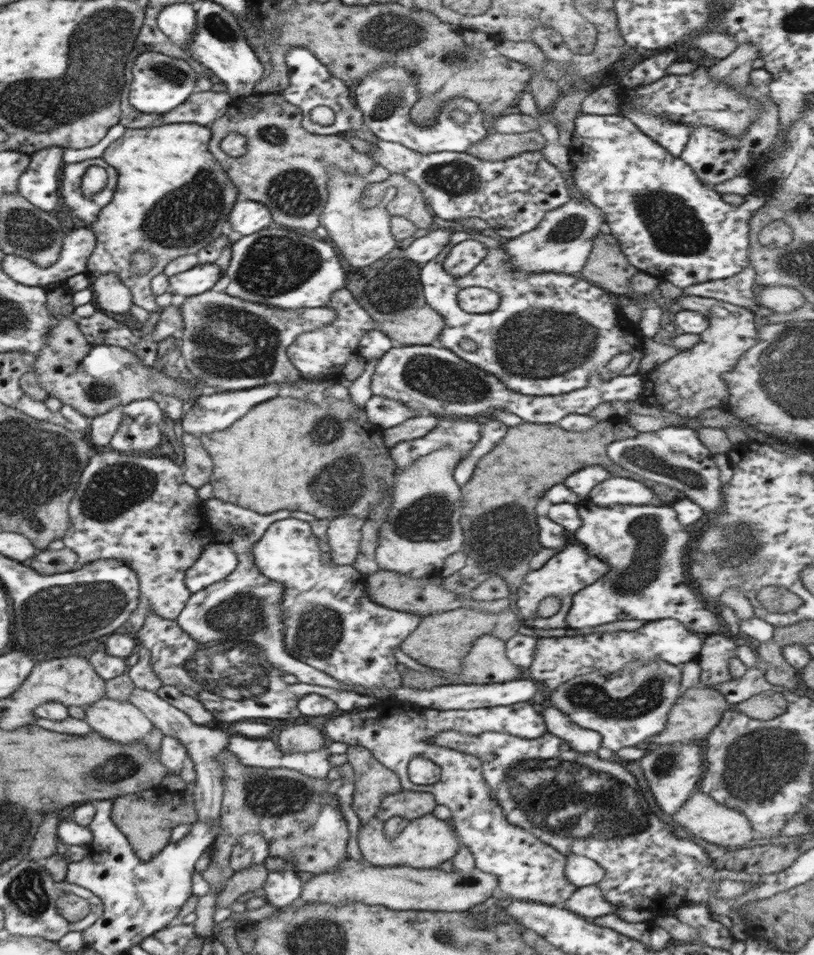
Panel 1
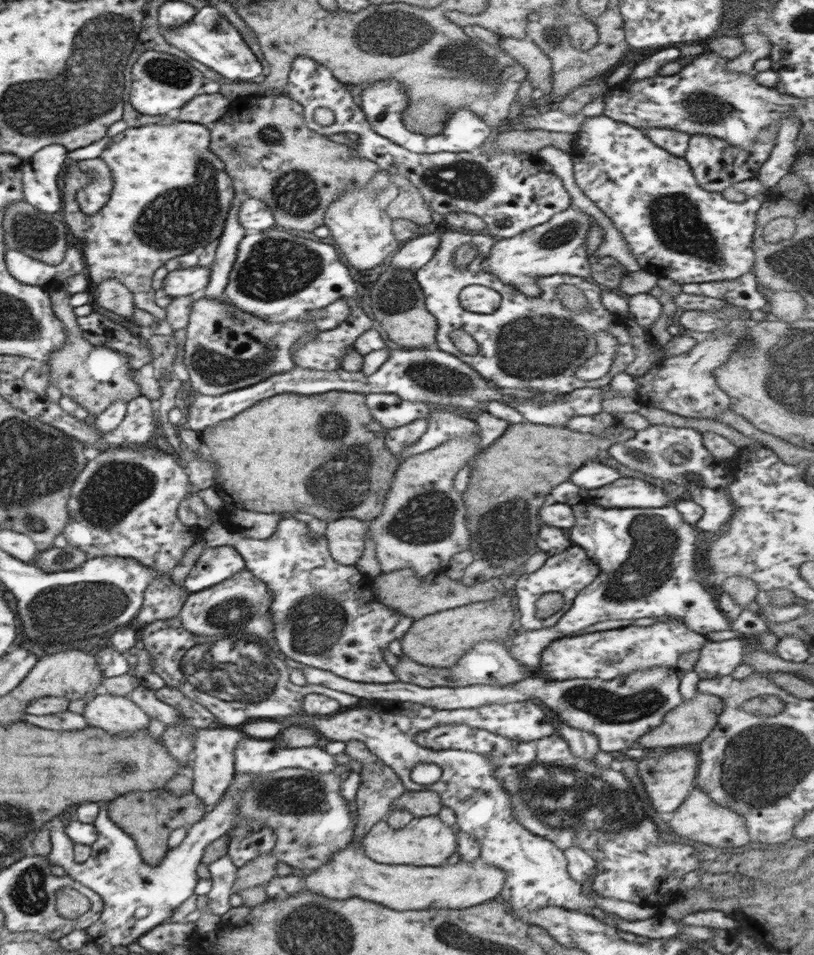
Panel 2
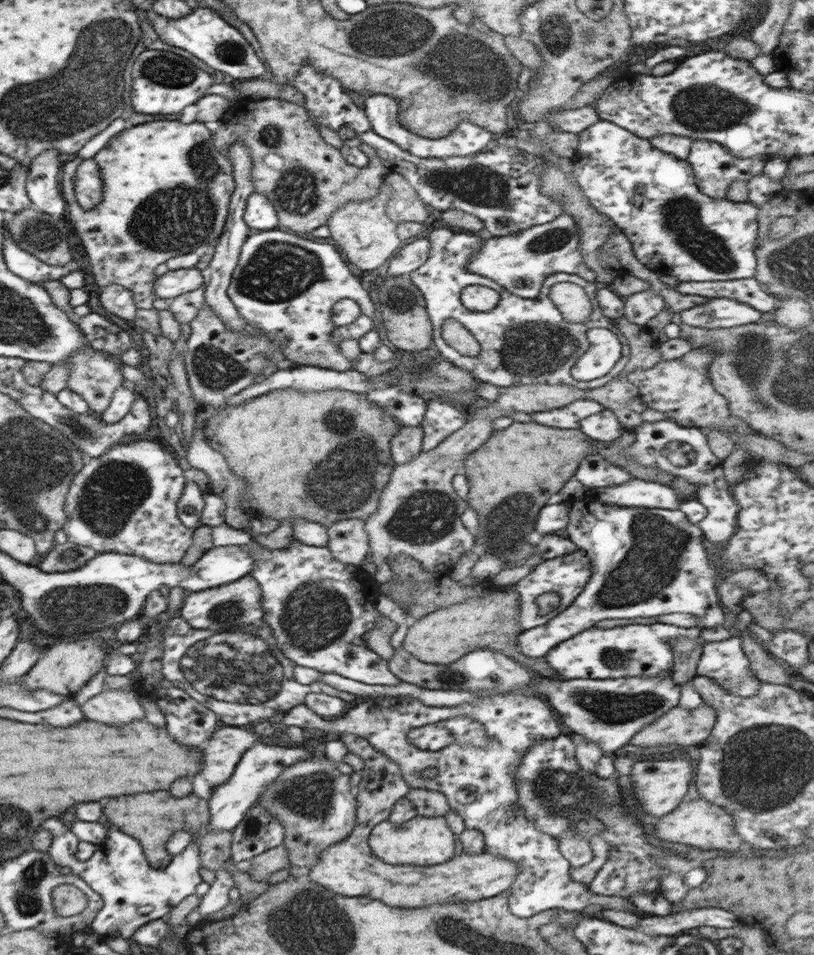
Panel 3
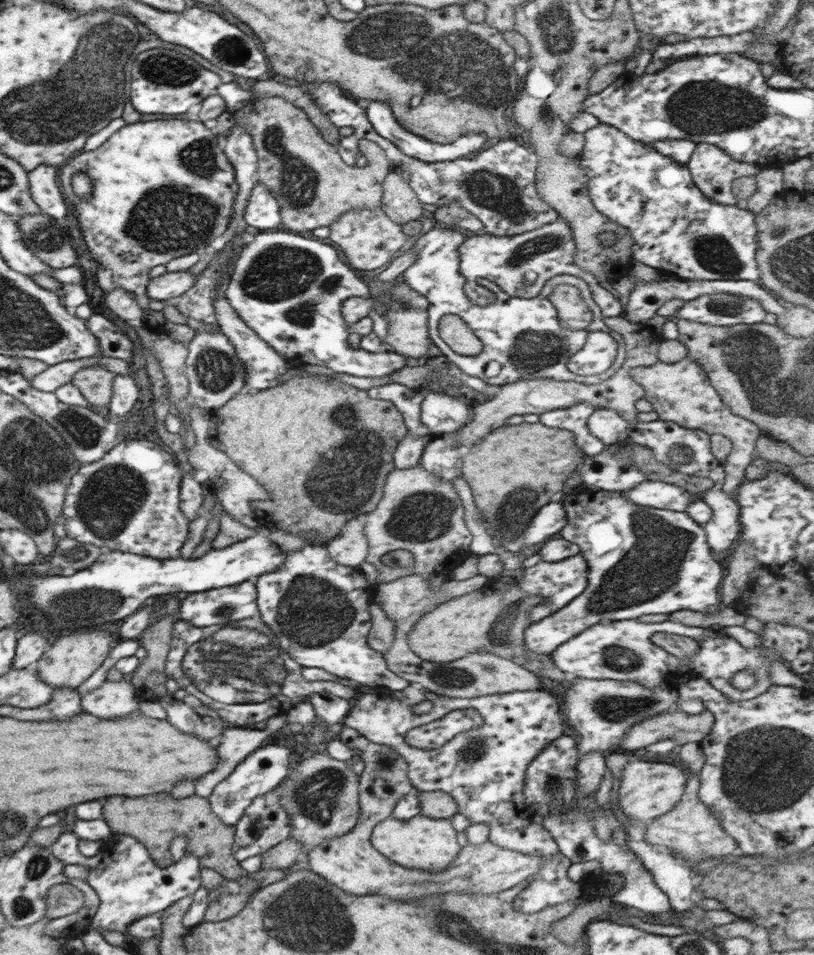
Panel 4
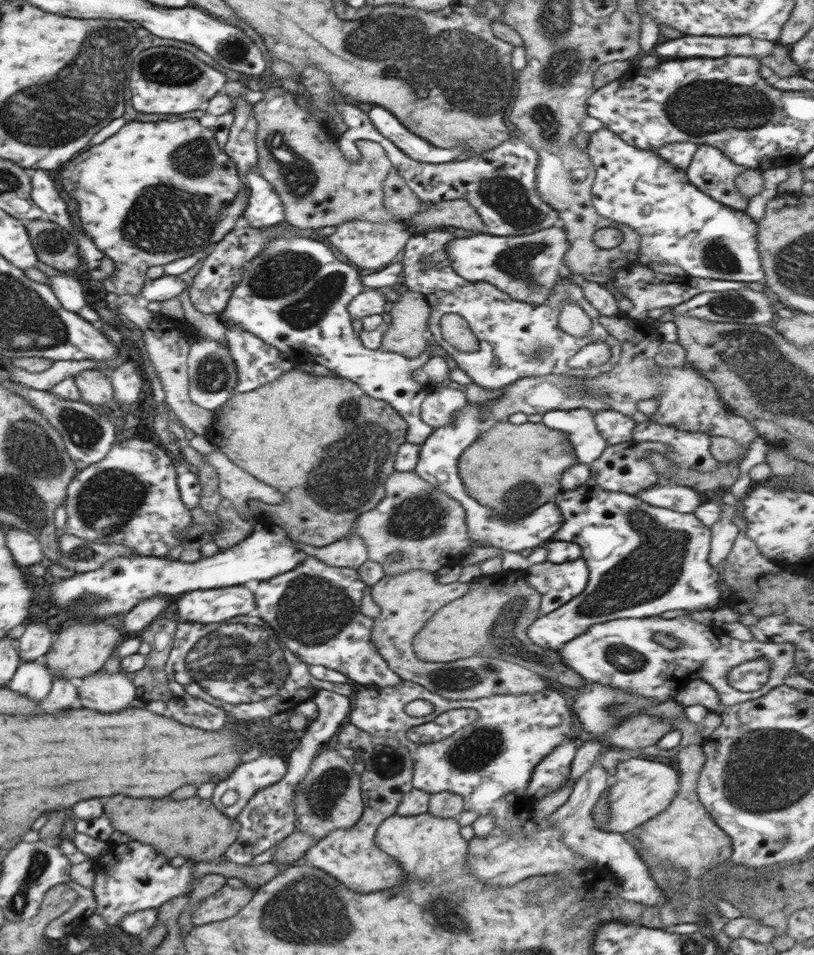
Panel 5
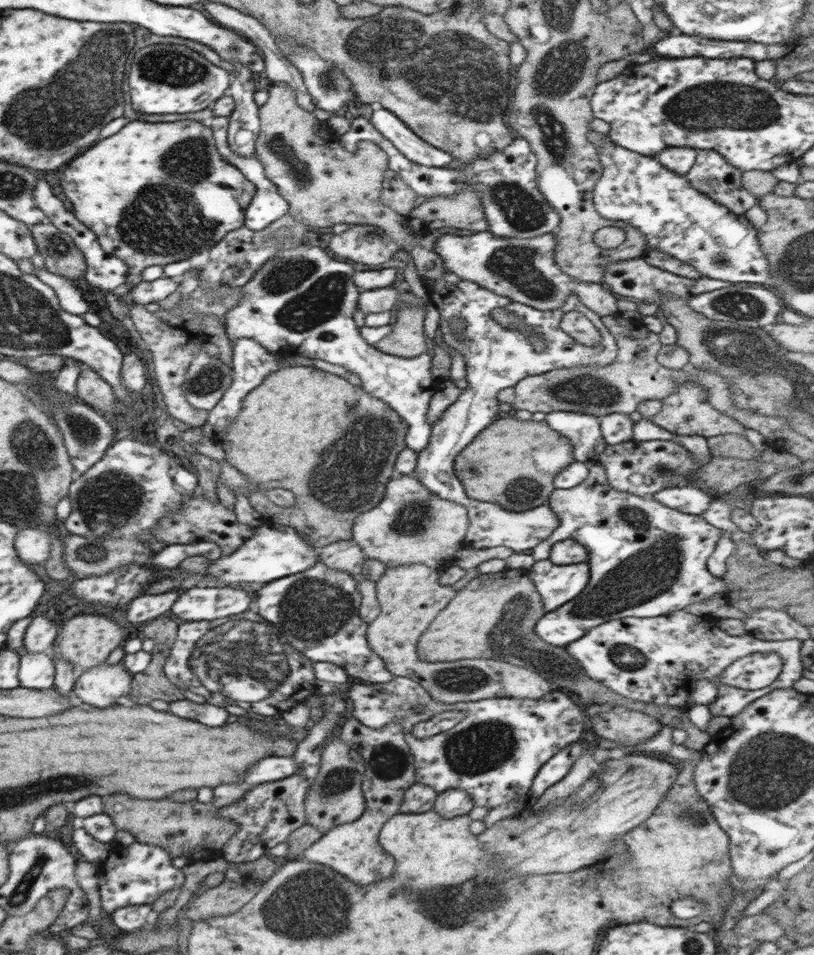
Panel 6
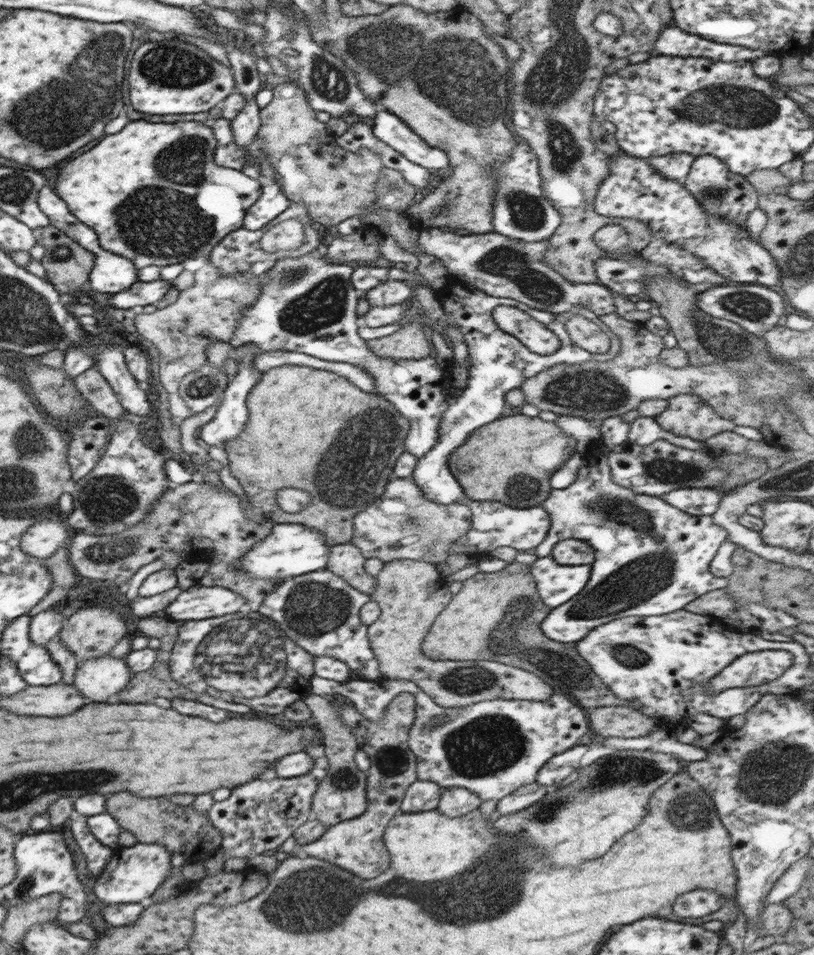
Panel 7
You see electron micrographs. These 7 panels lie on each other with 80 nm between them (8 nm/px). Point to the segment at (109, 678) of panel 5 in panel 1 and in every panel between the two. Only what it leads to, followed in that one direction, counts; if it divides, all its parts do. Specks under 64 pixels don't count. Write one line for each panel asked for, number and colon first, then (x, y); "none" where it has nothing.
1: (121, 722)
2: (114, 714)
3: (112, 707)
4: (113, 698)

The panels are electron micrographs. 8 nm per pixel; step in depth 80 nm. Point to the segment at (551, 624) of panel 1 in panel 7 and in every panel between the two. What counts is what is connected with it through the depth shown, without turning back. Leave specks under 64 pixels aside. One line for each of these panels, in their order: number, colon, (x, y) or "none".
2: (568, 572)
3: (566, 575)
4: (559, 582)
5: (557, 583)
6: (557, 584)
7: (555, 584)

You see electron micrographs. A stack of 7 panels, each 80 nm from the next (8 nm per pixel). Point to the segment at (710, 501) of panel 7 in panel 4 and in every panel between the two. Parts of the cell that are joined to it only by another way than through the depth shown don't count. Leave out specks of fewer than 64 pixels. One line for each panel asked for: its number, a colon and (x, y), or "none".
4: (654, 494)
5: (683, 499)
6: (689, 500)

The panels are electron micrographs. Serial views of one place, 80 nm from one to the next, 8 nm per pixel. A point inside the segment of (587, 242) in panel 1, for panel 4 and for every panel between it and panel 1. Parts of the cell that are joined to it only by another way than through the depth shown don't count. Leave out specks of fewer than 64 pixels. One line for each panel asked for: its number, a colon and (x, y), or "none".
2: (557, 246)
3: (518, 263)
4: (520, 264)

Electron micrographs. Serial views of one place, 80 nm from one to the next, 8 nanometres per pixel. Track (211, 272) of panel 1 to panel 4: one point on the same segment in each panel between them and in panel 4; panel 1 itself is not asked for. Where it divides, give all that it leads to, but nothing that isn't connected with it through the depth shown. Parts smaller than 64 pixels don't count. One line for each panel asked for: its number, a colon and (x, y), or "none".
2: (191, 281)
3: (172, 283)
4: (168, 285)

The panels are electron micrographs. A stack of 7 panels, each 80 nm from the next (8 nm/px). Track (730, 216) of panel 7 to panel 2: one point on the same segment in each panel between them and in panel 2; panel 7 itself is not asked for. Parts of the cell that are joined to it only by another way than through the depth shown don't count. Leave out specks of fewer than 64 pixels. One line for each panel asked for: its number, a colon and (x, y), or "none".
2: (715, 165)
3: (714, 169)
4: (712, 171)
5: (710, 170)
6: (710, 174)

